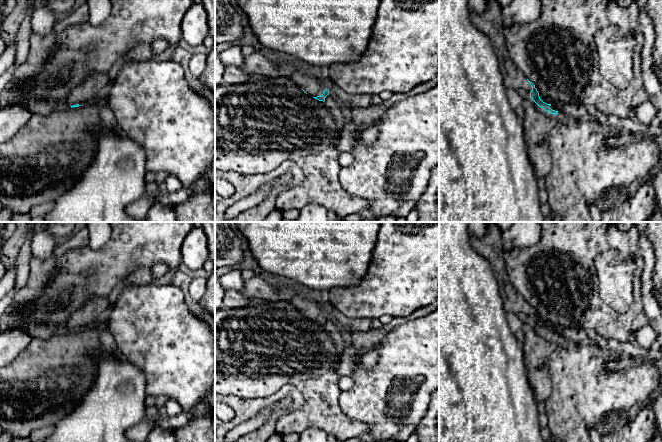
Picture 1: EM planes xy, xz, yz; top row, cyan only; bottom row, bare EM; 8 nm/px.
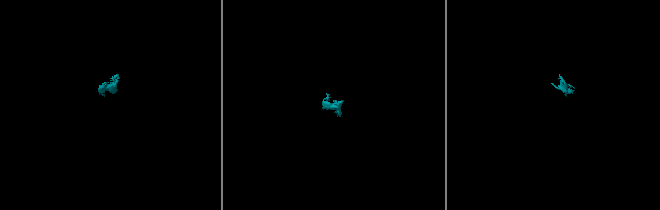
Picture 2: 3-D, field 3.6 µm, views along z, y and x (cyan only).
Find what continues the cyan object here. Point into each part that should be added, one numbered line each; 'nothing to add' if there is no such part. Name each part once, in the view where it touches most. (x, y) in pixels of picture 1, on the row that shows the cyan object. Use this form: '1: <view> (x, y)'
1: yz (490, 23)
2: yz (561, 114)

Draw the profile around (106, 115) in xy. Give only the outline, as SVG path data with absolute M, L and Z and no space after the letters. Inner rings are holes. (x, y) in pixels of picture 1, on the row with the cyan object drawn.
M103 105L99 108L99 115L104 125L119 131L115 116L108 105Z

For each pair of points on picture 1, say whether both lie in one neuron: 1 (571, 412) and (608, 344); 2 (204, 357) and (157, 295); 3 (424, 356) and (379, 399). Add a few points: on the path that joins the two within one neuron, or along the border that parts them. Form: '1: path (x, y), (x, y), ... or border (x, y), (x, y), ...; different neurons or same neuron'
1: border (601, 348), (610, 351); different neurons
2: path (189, 342), (157, 310); same neuron
3: path (410, 366), (402, 374), (393, 374), (387, 385); same neuron

